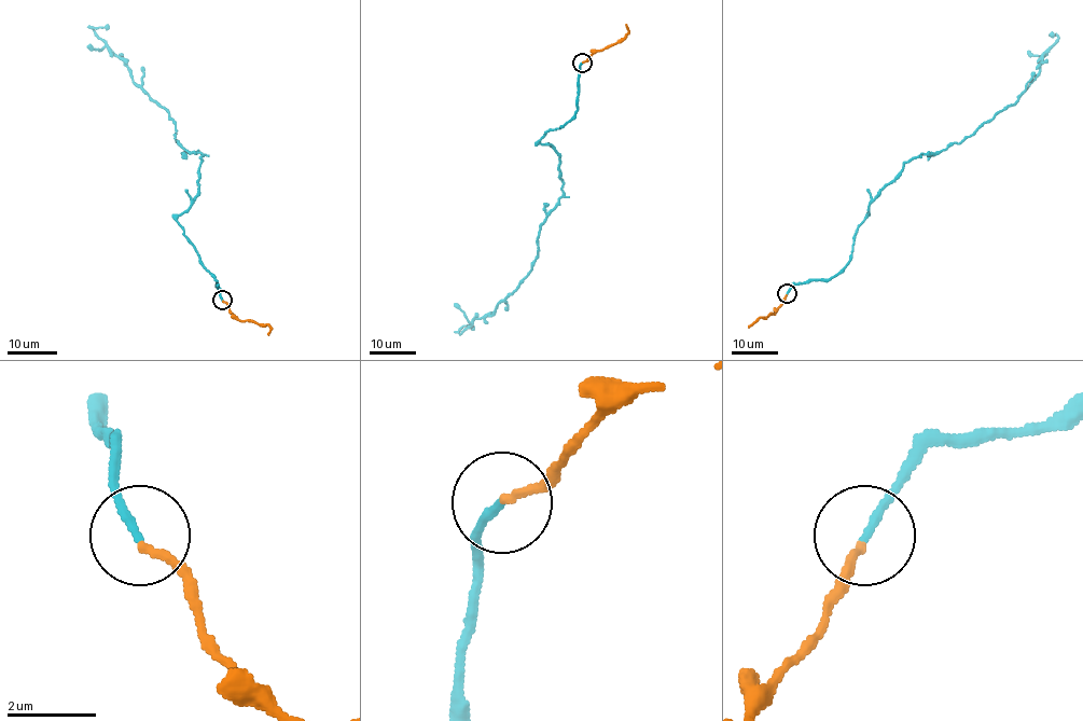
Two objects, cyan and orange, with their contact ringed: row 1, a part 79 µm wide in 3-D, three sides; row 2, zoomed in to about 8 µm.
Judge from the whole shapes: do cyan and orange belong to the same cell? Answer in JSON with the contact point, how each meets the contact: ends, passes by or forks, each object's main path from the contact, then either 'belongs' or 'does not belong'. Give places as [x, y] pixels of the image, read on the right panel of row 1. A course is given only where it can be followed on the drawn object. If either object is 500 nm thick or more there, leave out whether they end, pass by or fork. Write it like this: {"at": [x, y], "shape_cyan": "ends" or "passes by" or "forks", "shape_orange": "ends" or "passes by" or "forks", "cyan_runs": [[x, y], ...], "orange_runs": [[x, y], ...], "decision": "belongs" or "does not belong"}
{"at": [787, 293], "shape_cyan": "ends", "shape_orange": "ends", "cyan_runs": [[787, 294], [849, 261], [869, 205], [904, 163], [962, 141], [1012, 106], [1053, 32]], "orange_runs": [[787, 294], [775, 313], [749, 327]], "decision": "belongs"}

